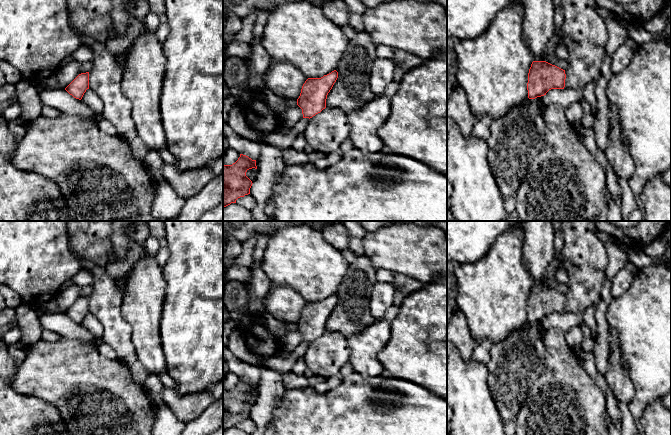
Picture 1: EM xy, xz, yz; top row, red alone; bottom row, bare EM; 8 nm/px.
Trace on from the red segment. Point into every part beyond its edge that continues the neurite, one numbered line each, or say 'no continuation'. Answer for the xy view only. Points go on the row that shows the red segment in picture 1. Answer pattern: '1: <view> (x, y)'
no continuation

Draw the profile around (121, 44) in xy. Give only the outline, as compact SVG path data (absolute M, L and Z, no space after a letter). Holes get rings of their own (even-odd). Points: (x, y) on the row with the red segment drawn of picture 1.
M134 18L129 22L129 25L123 36L110 38L105 42L105 49L115 55L126 52L133 44L134 39L139 35L144 24Z

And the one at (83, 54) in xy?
M81 44L78 49L71 54L72 61L79 62L80 64L91 61L92 57L92 49L83 44Z

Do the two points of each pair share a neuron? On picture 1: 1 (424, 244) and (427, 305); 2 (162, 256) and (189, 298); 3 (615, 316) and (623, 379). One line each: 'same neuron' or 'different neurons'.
1: different neurons
2: different neurons
3: different neurons

